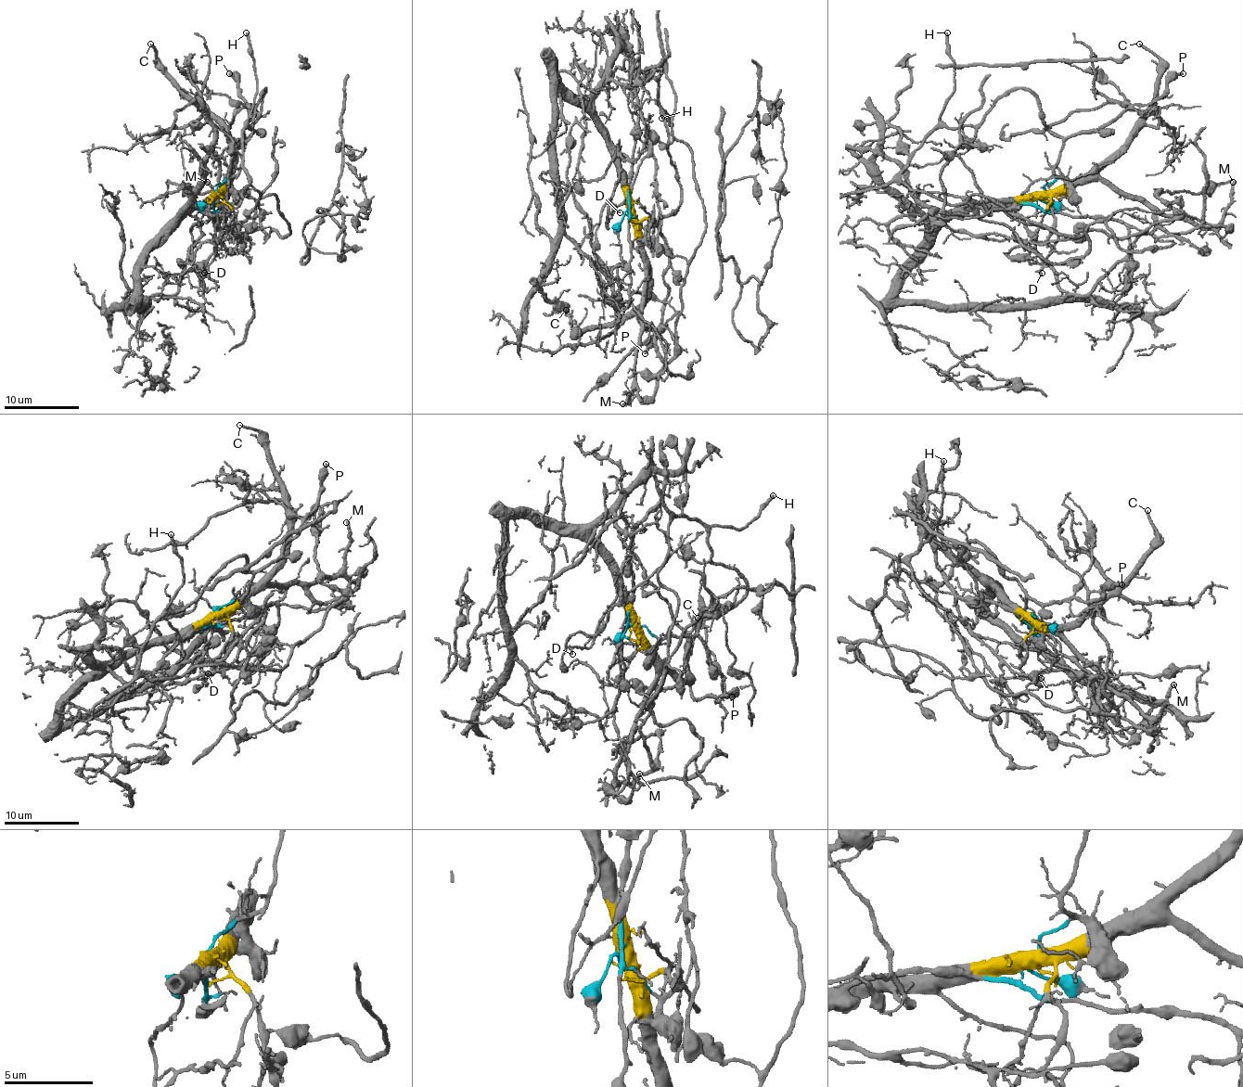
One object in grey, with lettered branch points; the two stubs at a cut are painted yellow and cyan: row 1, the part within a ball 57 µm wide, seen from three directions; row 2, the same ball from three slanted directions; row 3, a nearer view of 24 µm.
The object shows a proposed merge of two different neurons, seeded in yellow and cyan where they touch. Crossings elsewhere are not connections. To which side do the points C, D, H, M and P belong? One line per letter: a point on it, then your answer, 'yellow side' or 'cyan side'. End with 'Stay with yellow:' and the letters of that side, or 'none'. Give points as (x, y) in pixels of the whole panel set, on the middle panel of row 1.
C: at (566, 310); yellow side
D: at (620, 212); yellow side
H: at (661, 118); cyan side
M: at (622, 403); yellow side
P: at (645, 353); cyan side
Stay with yellow: C, D, M

